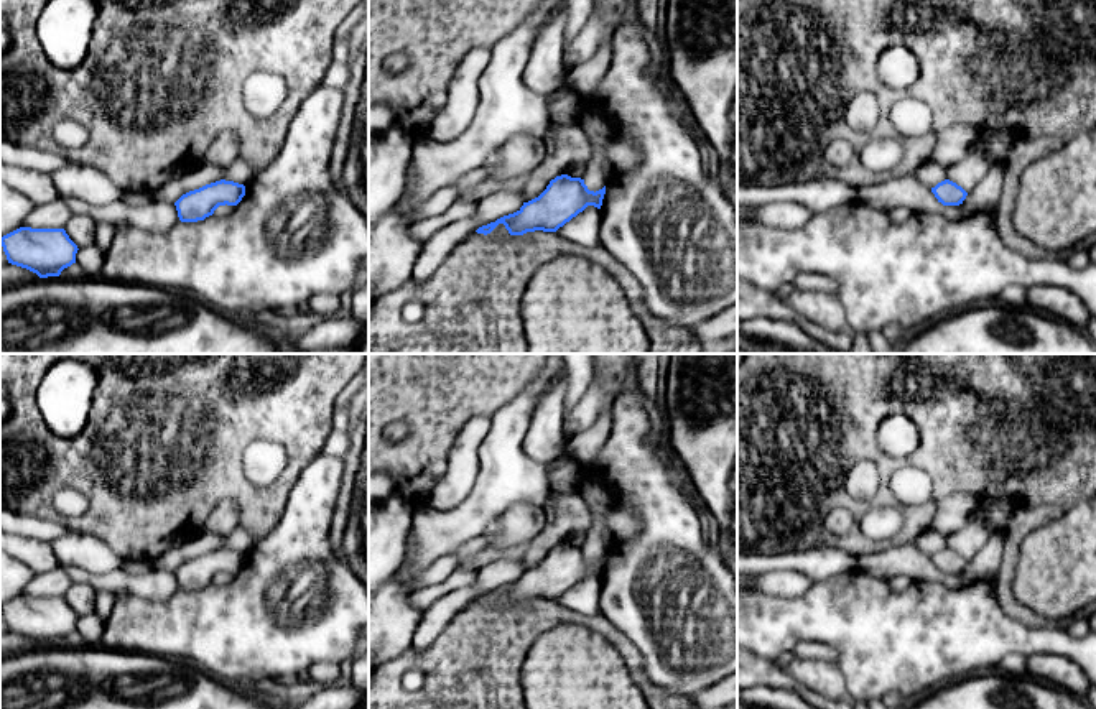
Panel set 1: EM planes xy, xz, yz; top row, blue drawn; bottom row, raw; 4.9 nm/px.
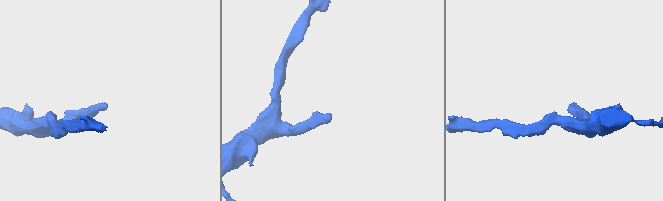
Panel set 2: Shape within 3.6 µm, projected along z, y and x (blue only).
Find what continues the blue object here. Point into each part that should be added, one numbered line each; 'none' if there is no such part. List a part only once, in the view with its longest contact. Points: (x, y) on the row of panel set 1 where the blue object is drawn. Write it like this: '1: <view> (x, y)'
none

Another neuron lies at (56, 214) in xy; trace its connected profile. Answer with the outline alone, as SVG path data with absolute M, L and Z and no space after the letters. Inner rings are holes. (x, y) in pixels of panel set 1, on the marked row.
M63 197L48 204L39 204L26 215L23 227L31 229L64 229L72 219L72 212Z

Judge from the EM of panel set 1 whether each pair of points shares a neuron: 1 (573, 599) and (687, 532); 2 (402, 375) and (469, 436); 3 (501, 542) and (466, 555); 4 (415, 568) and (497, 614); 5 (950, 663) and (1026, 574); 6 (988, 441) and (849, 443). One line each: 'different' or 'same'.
1: different
2: different
3: same
4: different
5: different
6: same

